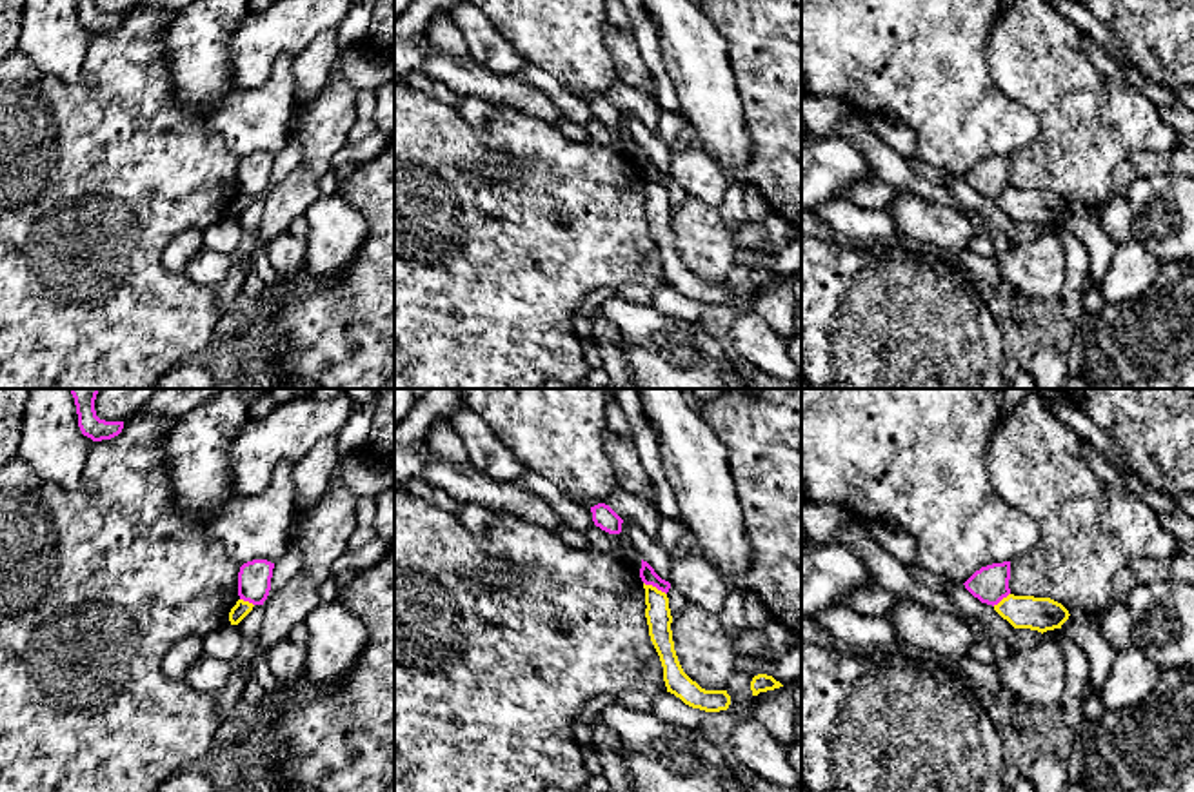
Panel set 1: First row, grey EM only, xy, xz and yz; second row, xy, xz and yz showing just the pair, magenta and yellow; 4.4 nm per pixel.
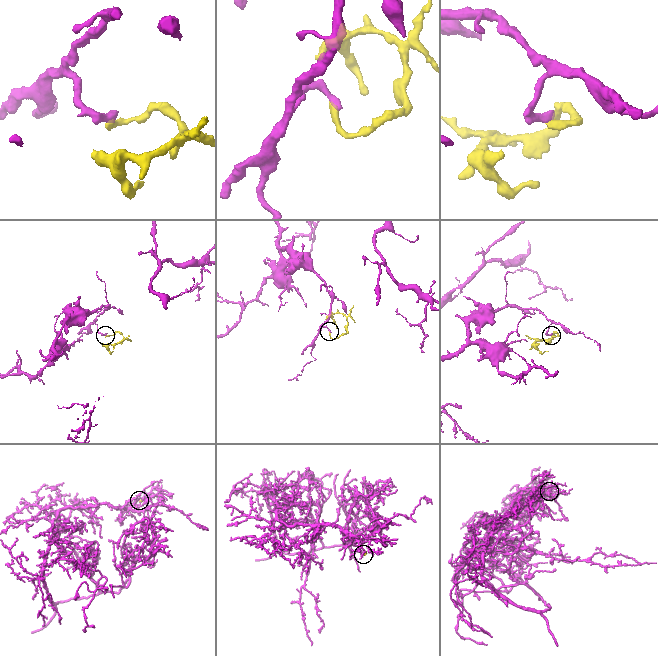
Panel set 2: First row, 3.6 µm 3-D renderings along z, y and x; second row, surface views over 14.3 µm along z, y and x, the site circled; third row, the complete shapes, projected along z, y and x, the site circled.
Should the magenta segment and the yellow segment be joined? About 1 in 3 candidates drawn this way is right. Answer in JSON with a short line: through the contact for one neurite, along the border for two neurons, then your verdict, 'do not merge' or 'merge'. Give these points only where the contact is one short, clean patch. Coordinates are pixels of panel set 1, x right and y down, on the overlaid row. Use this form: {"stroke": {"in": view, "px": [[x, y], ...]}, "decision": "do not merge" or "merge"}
{"stroke": {"in": "xz", "px": [[644, 582], [666, 594]]}, "decision": "do not merge"}

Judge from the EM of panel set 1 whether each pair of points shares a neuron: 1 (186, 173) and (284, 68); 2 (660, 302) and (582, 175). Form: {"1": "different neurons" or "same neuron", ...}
{"1": "different neurons", "2": "different neurons"}

